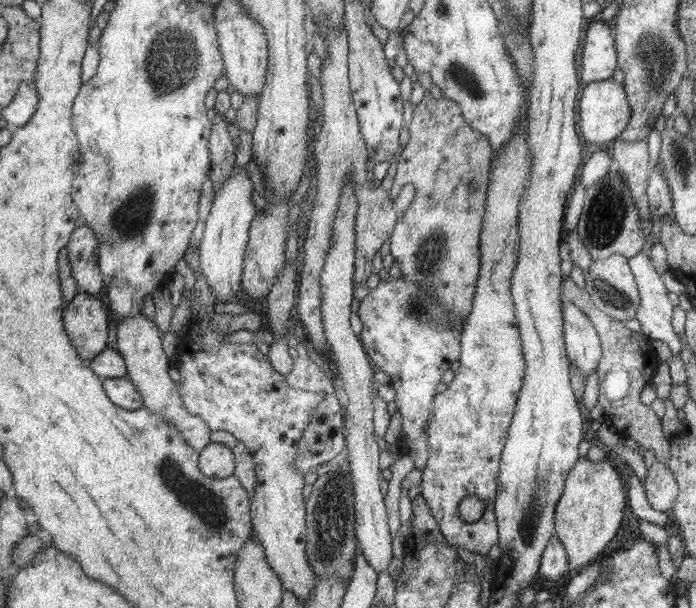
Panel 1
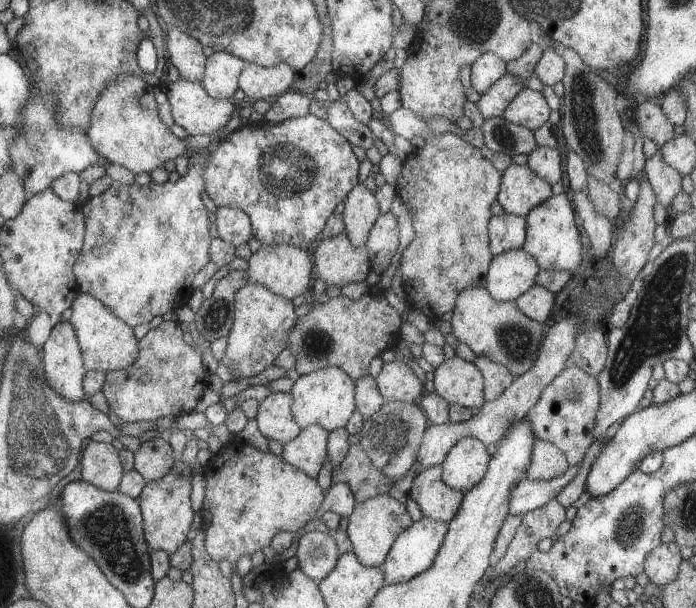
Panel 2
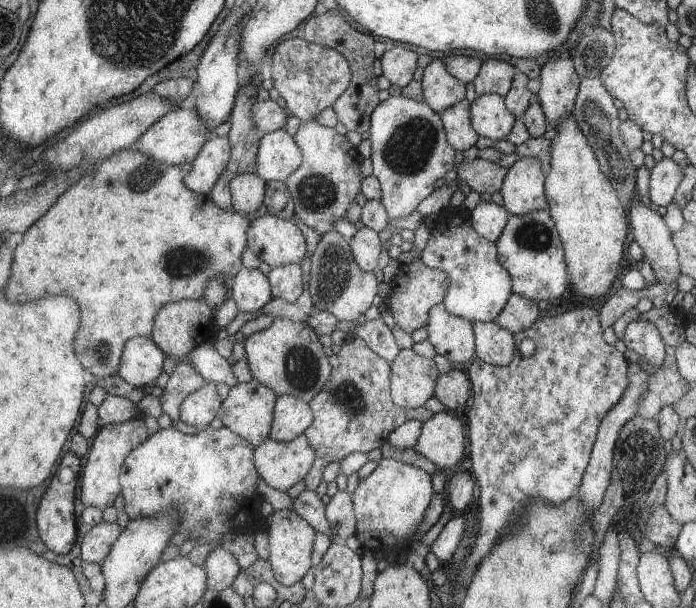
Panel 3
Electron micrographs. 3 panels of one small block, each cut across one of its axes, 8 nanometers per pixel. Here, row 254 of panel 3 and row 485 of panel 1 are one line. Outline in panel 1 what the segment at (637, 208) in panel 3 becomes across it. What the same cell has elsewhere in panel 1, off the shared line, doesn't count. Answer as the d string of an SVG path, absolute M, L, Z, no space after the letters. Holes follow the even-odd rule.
M656 461L643 480L643 486L646 498L654 510L666 513L673 509L679 496L679 483L675 473L666 464Z

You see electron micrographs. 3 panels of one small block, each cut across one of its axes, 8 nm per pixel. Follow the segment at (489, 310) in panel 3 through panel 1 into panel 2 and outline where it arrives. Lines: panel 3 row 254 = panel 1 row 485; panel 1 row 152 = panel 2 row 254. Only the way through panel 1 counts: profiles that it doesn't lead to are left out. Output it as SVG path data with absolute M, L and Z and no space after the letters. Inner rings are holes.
M523 249L494 256L486 276L486 289L496 301L515 301L535 286L539 264Z

